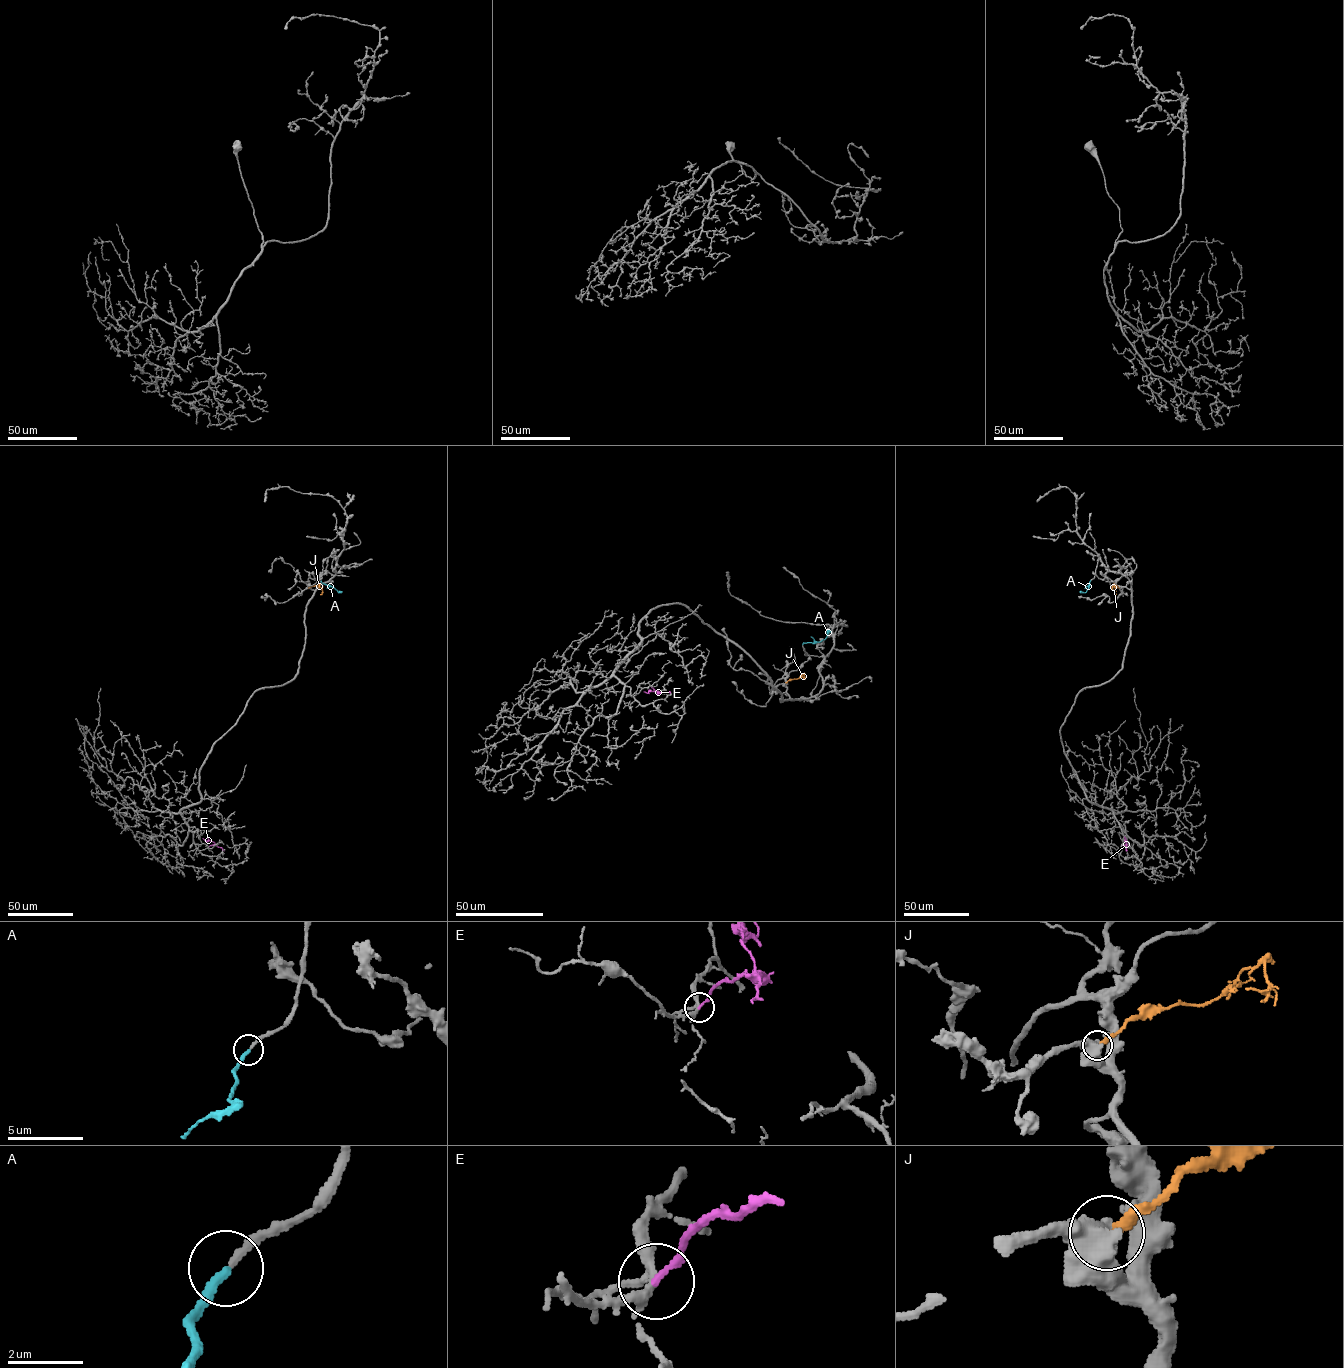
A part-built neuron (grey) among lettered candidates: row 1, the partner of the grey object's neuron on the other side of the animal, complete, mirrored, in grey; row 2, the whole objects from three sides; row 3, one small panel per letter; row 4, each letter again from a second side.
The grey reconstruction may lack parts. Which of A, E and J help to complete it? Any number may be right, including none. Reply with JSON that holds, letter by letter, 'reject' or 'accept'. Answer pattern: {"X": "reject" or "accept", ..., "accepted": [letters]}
{"A": "accept", "E": "reject", "J": "reject", "accepted": ["A"]}

